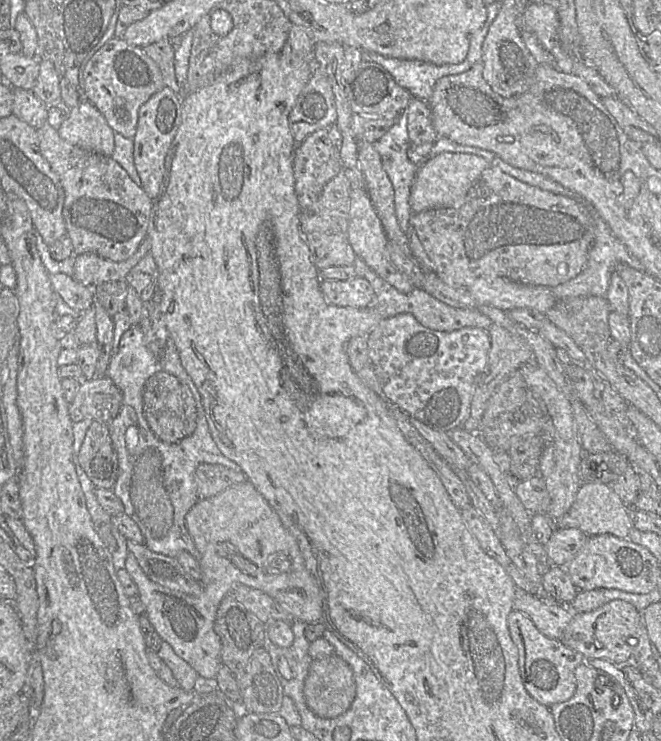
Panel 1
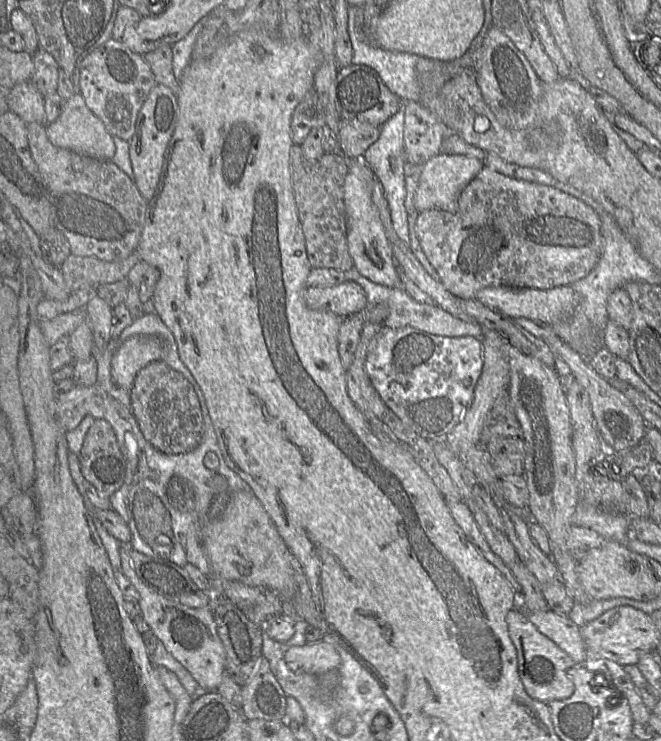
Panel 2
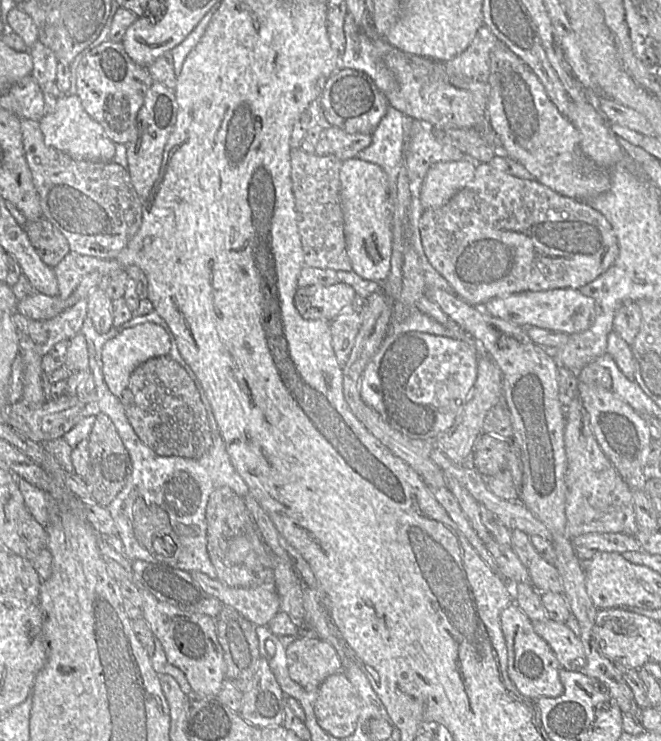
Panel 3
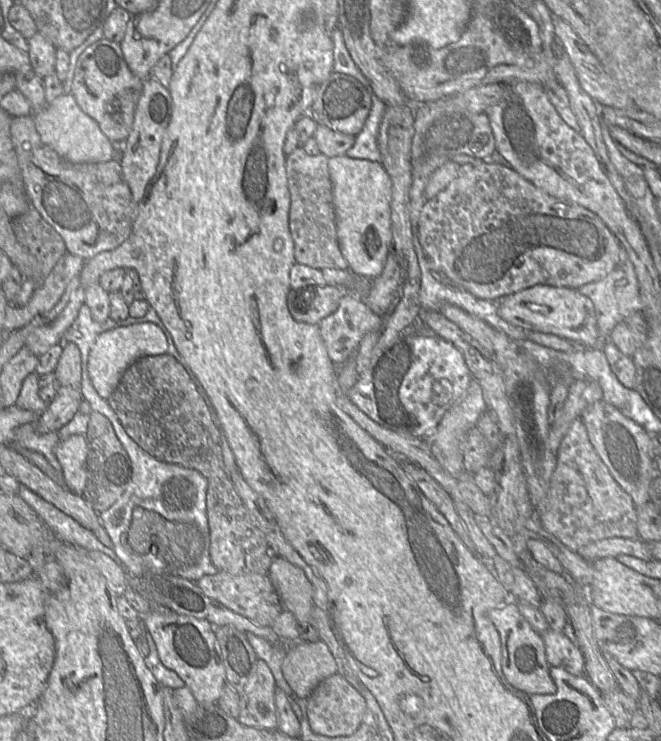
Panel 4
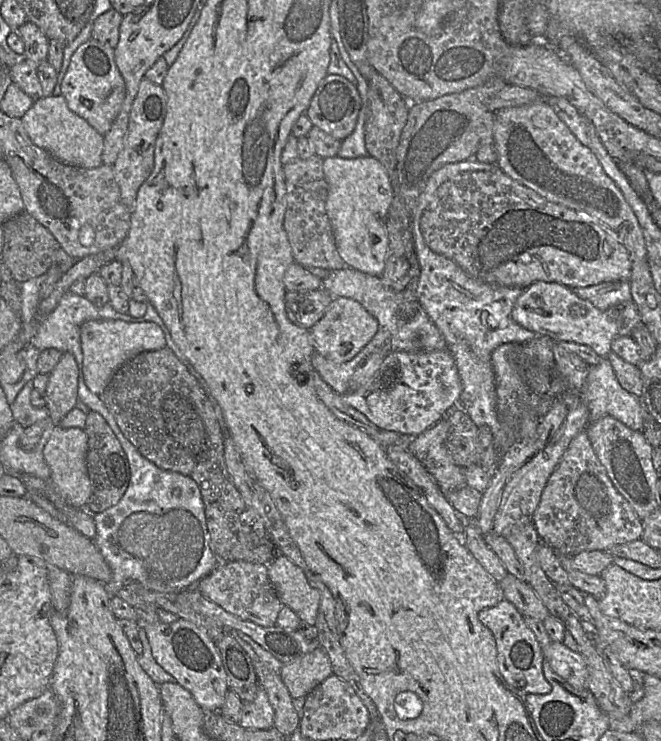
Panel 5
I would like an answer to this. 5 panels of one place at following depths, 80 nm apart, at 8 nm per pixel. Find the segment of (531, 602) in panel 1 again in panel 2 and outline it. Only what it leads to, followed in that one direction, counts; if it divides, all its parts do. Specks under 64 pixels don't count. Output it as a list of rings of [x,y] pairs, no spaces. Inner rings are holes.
[[[522,607],[520,610],[525,612],[541,634],[566,652],[576,665],[583,665],[586,659],[585,644],[580,635],[580,628],[568,616],[558,615],[550,609],[528,612]]]

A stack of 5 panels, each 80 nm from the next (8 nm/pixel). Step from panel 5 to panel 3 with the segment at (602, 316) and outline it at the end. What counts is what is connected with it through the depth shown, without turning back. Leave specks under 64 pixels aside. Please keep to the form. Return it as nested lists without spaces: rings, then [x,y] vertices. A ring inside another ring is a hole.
[[[555,288],[541,291],[524,291],[501,298],[493,298],[482,306],[489,315],[519,327],[536,326],[568,335],[587,330],[594,319],[594,300],[578,289]]]

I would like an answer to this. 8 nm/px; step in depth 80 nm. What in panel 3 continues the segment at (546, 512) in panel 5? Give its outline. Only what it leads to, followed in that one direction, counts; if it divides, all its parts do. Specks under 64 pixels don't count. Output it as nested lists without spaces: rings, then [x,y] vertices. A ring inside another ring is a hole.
[[[579,389],[578,395],[574,397],[571,402],[568,404],[566,408],[566,425],[564,431],[564,443],[565,443],[565,451],[567,456],[567,471],[566,471],[566,485],[567,485],[567,496],[566,496],[566,507],[565,507],[565,515],[566,515],[566,532],[571,538],[575,538],[582,534],[587,533],[623,533],[629,536],[635,536],[638,528],[635,520],[635,513],[633,507],[633,498],[632,498],[632,491],[631,488],[626,484],[626,482],[622,479],[620,474],[617,472],[611,461],[607,458],[607,456],[602,451],[601,447],[599,446],[593,430],[590,425],[590,417],[588,412],[583,406],[583,402],[579,397]]]

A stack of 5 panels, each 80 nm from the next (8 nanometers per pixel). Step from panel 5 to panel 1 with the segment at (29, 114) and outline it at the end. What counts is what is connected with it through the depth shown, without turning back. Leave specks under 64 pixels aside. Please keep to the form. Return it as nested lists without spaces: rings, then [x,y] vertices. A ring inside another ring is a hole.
[[[88,100],[71,108],[69,117],[57,129],[68,143],[104,156],[114,151],[114,131],[104,116]]]

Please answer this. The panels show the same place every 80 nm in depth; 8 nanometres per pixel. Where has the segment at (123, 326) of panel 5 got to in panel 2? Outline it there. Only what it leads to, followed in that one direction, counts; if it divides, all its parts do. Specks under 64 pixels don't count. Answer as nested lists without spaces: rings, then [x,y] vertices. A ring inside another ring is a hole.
[[[134,336],[115,351],[111,360],[111,377],[114,384],[130,390],[138,372],[147,364],[161,359],[162,342],[155,336]]]

